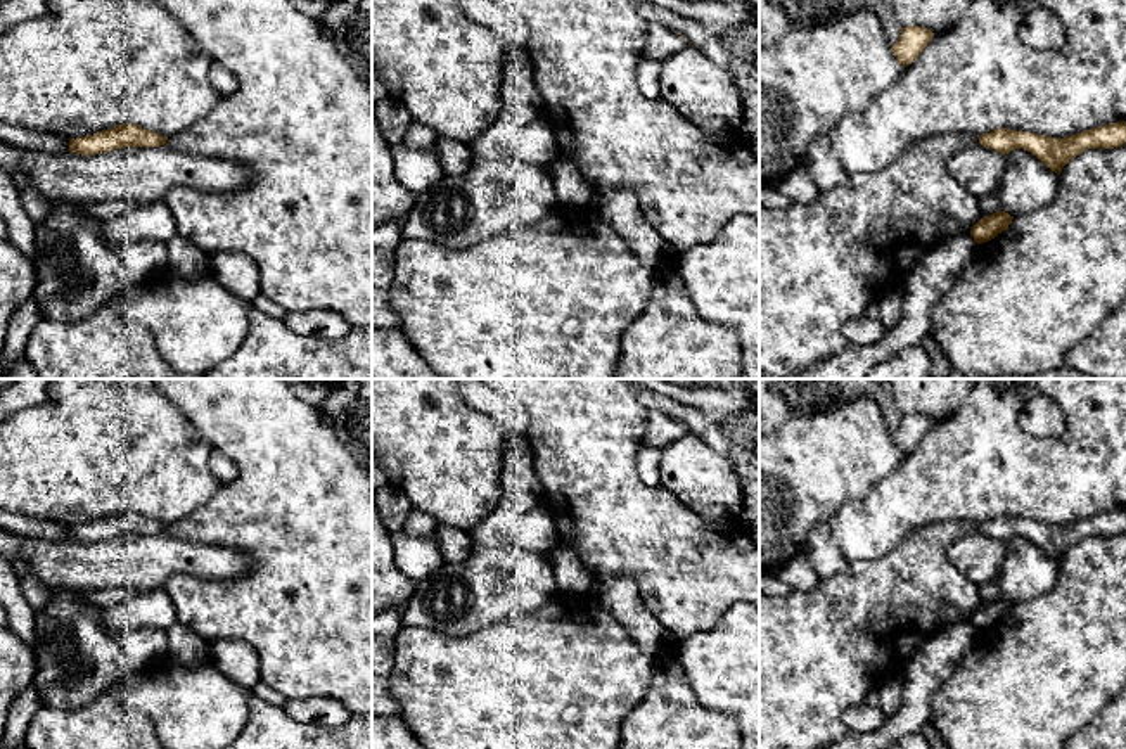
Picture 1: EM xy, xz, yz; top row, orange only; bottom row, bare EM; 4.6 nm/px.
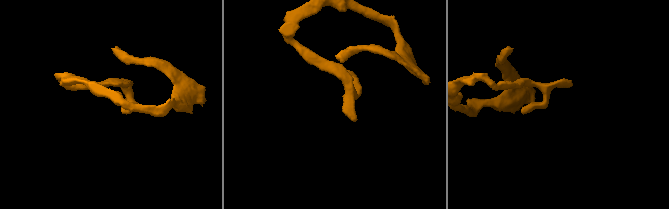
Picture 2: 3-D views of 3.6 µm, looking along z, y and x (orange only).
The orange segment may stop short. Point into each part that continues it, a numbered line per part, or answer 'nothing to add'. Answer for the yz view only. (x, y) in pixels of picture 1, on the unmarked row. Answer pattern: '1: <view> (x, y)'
nothing to add

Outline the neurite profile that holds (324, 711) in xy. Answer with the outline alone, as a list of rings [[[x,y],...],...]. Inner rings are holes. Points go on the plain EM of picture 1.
[[[327,695],[287,699],[282,707],[299,723],[325,728],[337,728],[351,716],[344,704]]]

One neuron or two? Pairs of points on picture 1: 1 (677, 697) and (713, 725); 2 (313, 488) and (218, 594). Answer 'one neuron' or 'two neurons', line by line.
1: one neuron
2: one neuron

